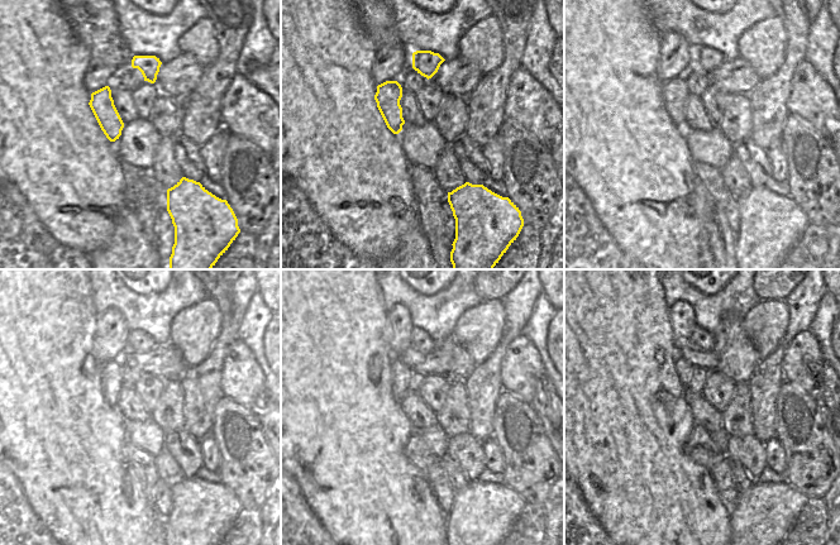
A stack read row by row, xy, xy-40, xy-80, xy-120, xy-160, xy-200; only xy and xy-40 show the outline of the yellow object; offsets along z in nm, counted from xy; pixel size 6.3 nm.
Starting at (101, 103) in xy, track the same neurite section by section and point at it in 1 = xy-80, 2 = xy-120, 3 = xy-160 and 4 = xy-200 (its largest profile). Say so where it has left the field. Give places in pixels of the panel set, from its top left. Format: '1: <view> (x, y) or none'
1: xy-80 (674, 91)
2: xy-120 (111, 383)
3: xy-160 (400, 372)
4: xy-200 (685, 371)

